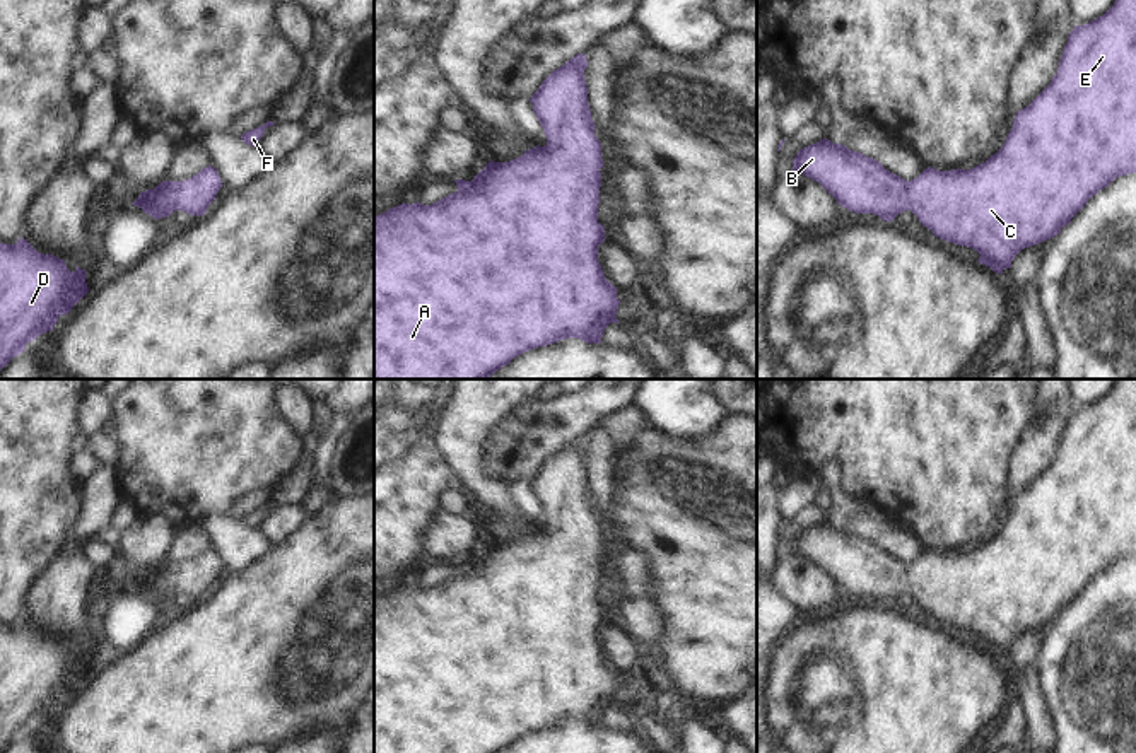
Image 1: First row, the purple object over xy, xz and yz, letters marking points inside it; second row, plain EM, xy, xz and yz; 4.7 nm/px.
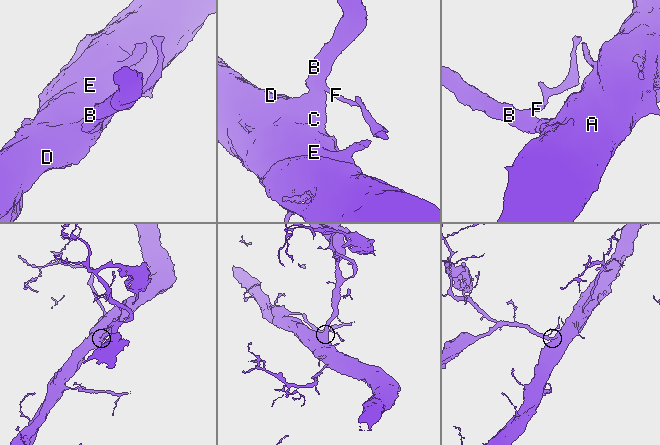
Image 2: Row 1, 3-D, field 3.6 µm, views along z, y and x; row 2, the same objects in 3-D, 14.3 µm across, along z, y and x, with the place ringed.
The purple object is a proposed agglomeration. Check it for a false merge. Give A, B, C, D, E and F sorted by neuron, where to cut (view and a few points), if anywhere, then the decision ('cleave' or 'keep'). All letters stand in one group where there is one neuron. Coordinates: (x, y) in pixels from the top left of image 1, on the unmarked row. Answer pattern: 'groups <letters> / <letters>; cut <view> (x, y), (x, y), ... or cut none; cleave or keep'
groups A B C D E F; cut none; keep

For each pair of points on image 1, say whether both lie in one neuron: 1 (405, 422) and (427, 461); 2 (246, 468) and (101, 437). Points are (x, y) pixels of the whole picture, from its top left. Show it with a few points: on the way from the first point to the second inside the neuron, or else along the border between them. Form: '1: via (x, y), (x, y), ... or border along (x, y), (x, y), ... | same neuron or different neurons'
1: via (405, 432), (405, 439), (417, 451) | same neuron
2: border along (110, 427), (117, 443), (115, 470) | different neurons

